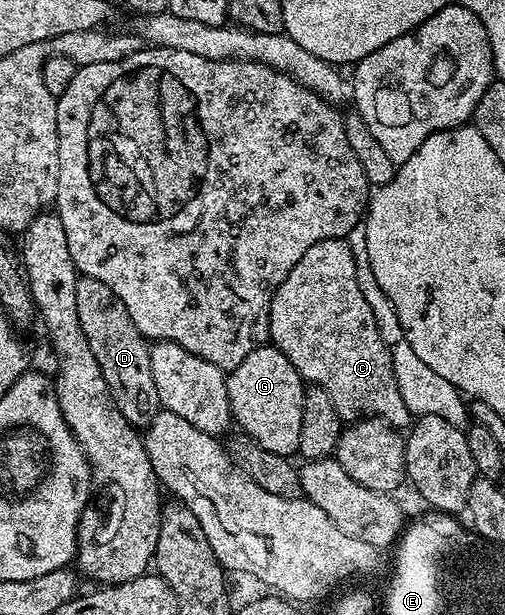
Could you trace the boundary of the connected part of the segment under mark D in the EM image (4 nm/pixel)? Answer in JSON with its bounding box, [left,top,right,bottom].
[76,277,160,428]

